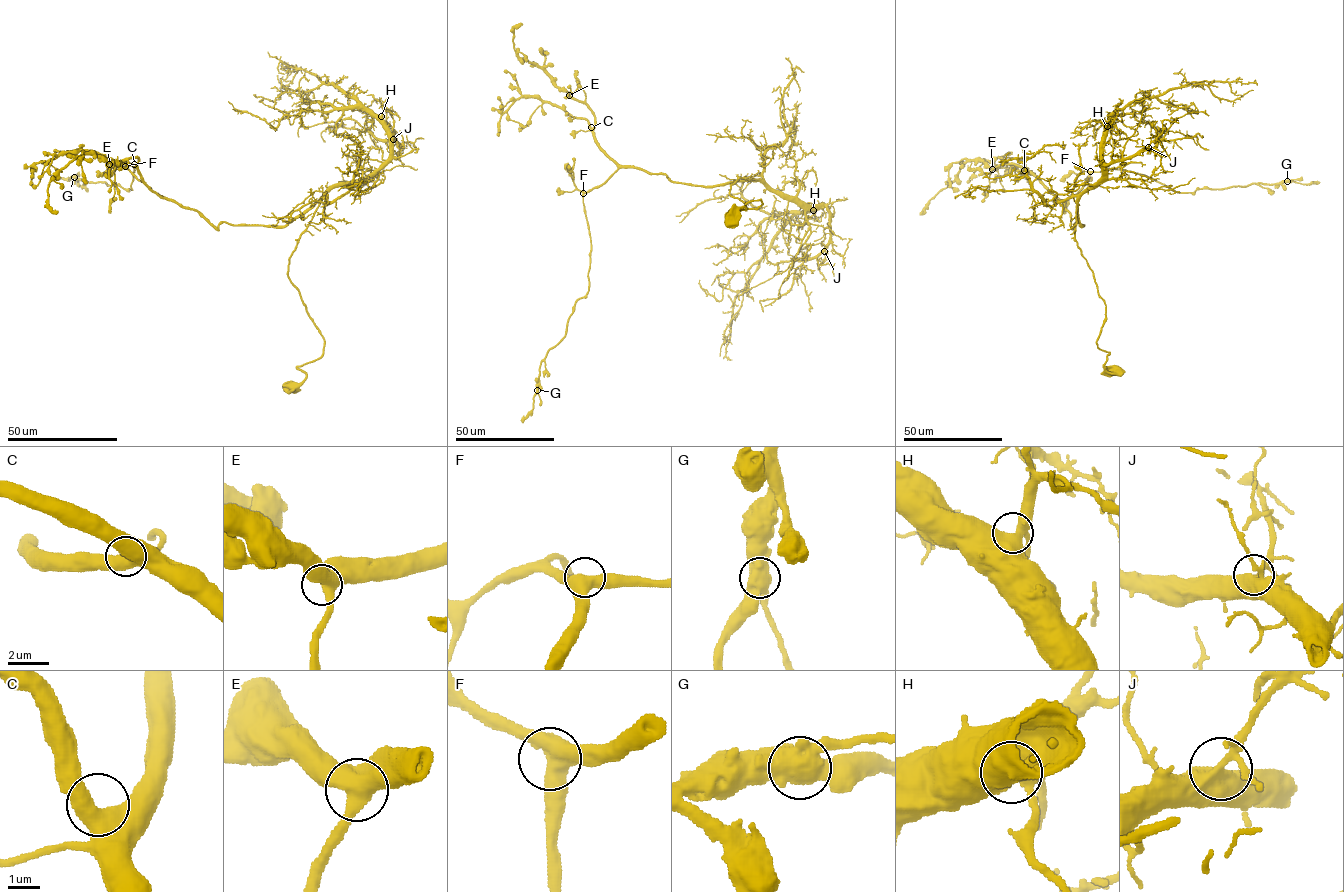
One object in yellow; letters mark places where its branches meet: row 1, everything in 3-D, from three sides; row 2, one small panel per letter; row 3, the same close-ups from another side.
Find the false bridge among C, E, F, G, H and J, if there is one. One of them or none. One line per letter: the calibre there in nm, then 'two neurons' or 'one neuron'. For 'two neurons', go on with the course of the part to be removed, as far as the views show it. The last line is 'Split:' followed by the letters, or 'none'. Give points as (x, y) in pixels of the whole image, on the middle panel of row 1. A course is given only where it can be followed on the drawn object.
C: 650 nm thick; one neuron
E: 600 nm thick; one neuron
F: 500 nm thick; one neuron
G: 700 nm thick; one neuron
H: 600 nm thick; one neuron
J: 500 nm thick; one neuron
Split: none

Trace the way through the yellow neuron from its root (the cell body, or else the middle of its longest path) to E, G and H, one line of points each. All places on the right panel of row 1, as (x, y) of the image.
E: (1118, 370), (1097, 343), (1105, 305), (1075, 238), (1076, 204), (1083, 225), (1072, 228), (1030, 173), (992, 169)
G: (1118, 370), (1097, 343), (1105, 305), (1076, 204), (1083, 225), (1064, 208), (1089, 174), (1180, 192), (1287, 181)
H: (1118, 370), (1105, 367), (1109, 353), (1098, 347), (1105, 303), (1075, 238), (1076, 201), (1101, 177), (1107, 126)

